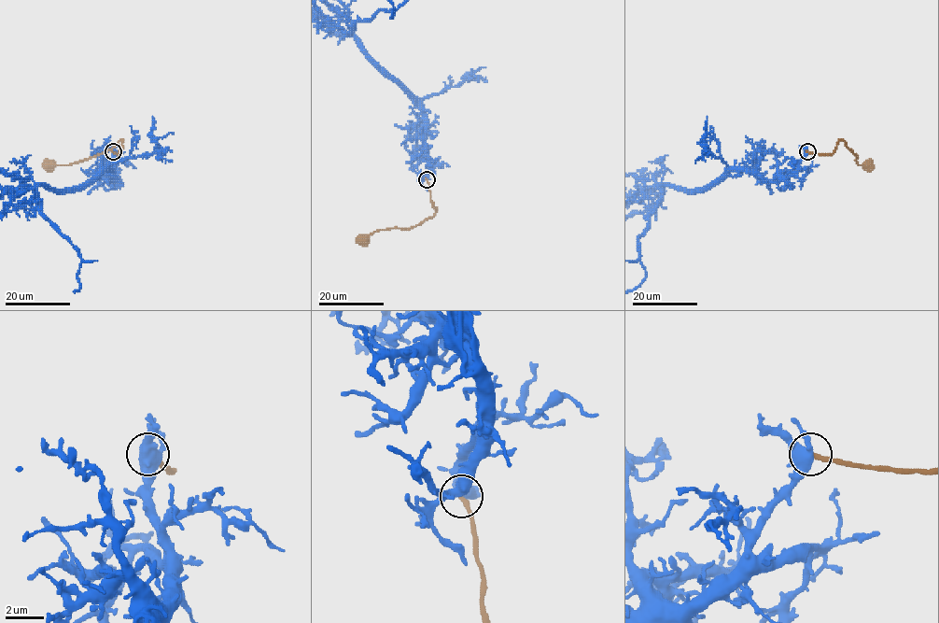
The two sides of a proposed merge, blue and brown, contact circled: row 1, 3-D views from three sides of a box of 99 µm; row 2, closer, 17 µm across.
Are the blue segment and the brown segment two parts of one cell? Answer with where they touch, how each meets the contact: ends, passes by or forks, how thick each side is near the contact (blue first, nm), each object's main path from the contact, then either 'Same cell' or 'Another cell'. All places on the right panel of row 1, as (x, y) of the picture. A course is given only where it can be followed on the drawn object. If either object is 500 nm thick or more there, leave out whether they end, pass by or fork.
Place: (807, 151). Thickness 550 nm (blue) against 280 nm. Course of blue: (807, 151), (788, 176), (662, 187), (639, 236), (646, 278), (628, 290). Course of brown: (807, 151), (831, 154), (837, 143), (843, 139), (856, 155), (858, 165), (870, 164). Another cell

